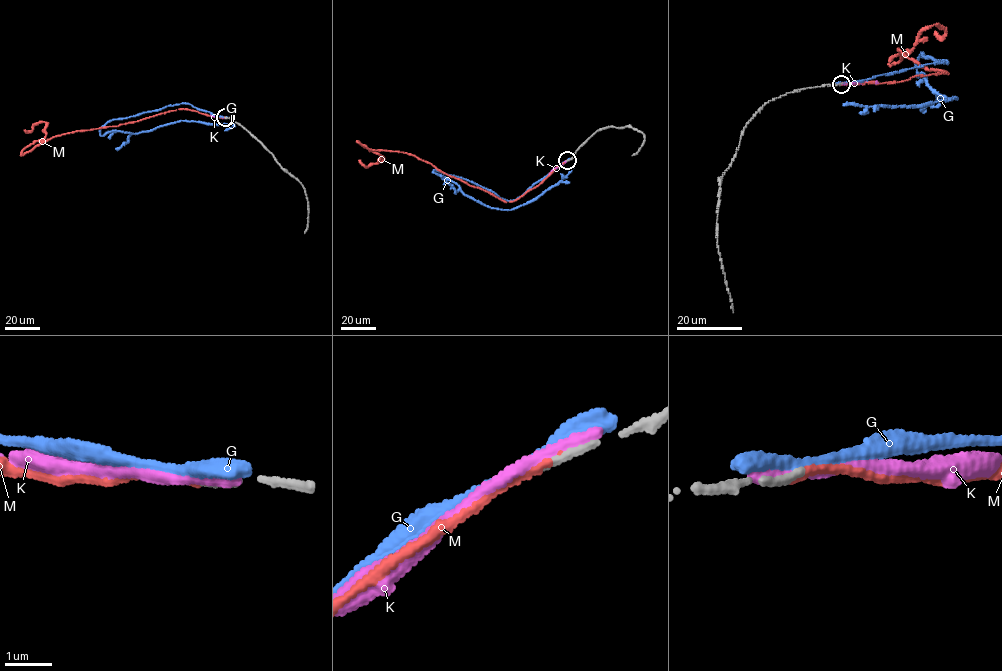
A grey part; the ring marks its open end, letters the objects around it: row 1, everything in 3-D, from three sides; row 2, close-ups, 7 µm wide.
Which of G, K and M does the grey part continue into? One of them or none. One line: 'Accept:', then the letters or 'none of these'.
Accept: M

